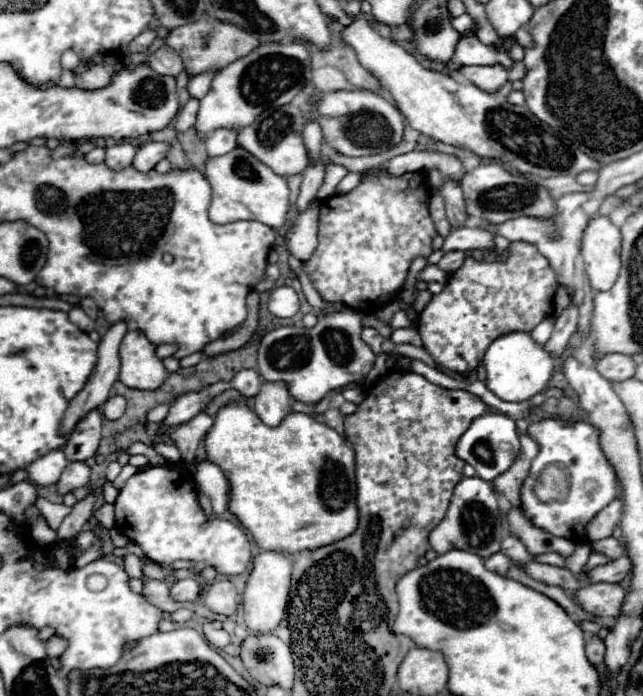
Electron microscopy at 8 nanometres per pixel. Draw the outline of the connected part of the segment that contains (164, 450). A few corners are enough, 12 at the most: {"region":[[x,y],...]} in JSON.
{"region":[[157,443],[155,451],[169,463],[179,463],[181,453],[175,445]]}

